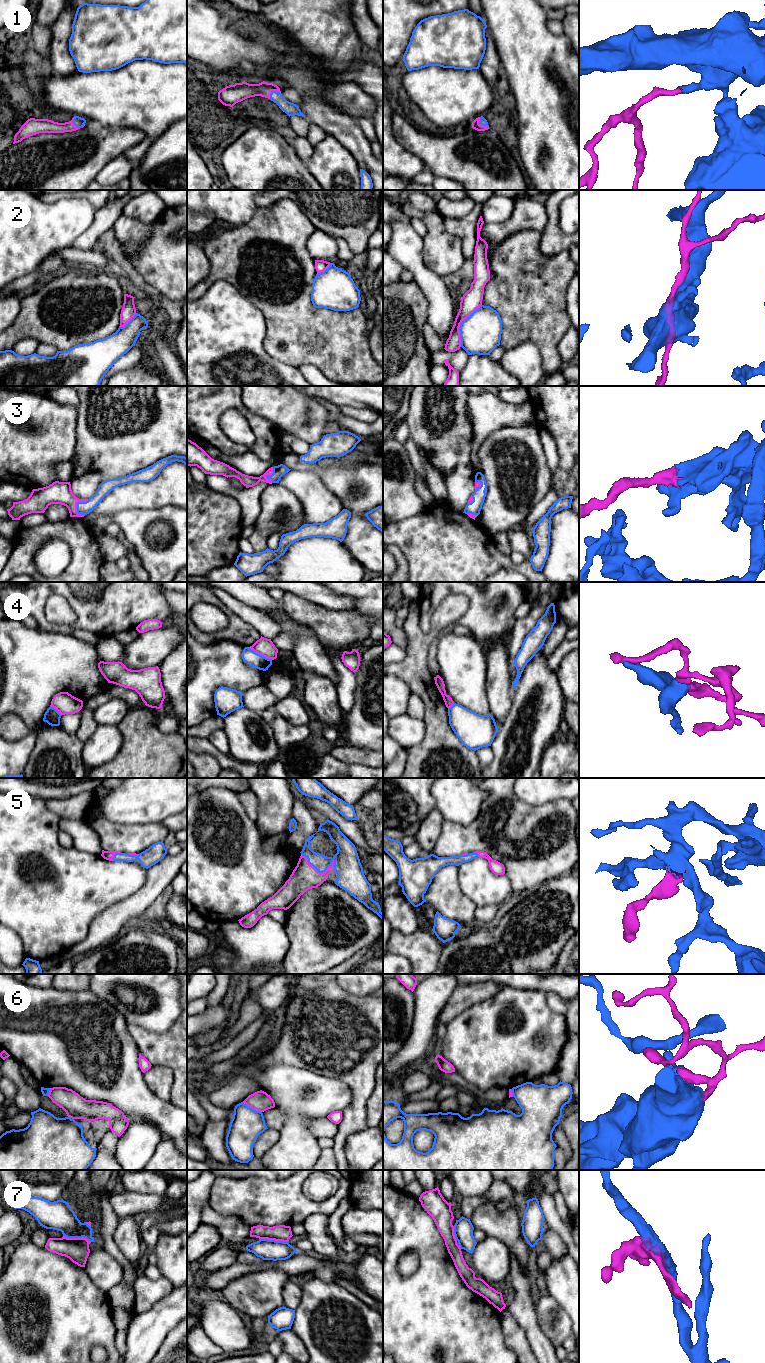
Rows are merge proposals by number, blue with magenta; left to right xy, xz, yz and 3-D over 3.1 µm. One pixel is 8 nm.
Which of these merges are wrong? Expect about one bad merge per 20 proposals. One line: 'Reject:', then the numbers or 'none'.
Reject: 4, 6, 7

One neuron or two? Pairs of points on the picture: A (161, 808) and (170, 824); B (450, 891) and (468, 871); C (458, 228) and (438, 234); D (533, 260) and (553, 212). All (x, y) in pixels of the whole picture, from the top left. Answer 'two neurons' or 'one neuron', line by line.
A: two neurons
B: two neurons
C: two neurons
D: two neurons

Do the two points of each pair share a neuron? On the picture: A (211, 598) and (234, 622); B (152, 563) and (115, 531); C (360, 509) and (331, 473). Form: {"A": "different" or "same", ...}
{"A": "same", "B": "different", "C": "same"}

